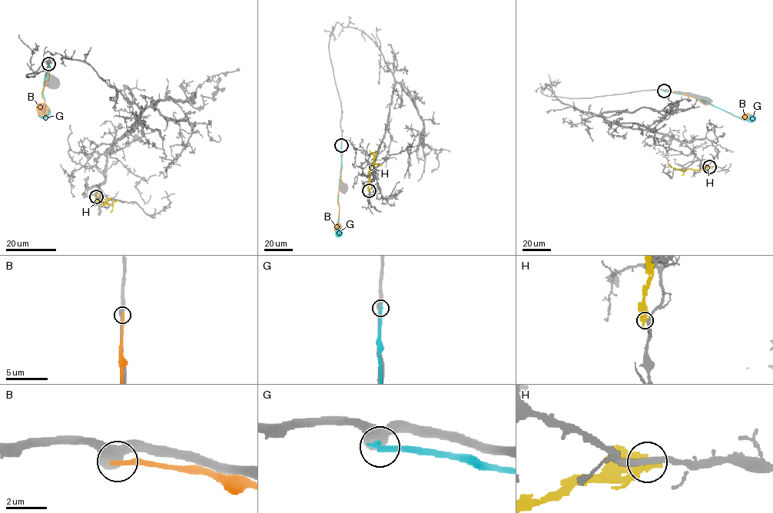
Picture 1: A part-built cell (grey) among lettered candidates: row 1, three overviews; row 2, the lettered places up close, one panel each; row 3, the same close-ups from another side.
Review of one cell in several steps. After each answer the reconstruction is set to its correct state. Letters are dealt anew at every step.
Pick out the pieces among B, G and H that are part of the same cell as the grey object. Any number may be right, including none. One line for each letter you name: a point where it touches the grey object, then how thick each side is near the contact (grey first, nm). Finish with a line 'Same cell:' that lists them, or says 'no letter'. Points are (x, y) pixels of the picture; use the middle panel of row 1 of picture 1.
Same cell: no letter

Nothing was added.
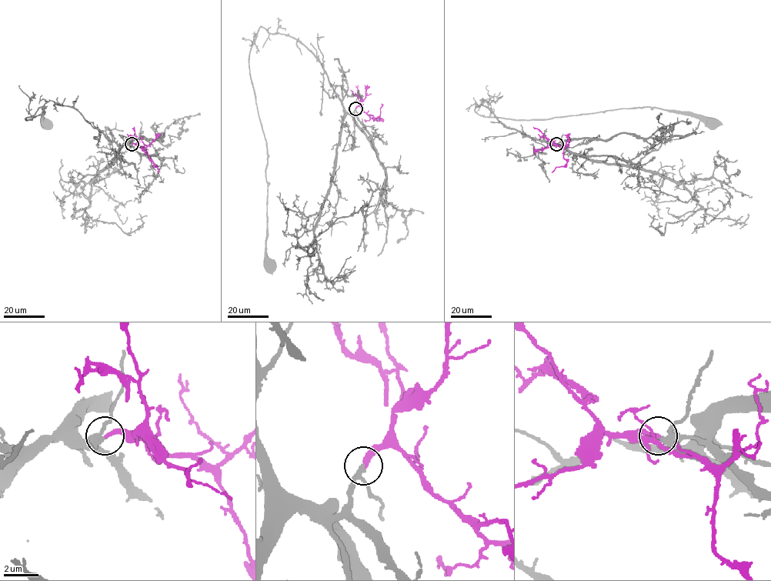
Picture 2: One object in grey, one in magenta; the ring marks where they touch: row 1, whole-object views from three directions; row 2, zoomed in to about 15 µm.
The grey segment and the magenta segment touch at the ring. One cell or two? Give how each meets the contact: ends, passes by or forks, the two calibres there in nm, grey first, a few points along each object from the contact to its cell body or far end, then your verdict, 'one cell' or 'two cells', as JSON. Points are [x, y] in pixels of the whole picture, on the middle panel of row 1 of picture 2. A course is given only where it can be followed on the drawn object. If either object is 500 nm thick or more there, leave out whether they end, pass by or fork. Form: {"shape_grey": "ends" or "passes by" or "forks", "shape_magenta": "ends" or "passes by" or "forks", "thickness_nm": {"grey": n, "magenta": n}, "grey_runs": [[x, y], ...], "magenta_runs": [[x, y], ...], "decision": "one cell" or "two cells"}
{"shape_grey": "passes by", "shape_magenta": "ends", "thickness_nm": {"grey": 220, "magenta": 260}, "grey_runs": [[355, 108], [352, 115], [345, 111], [310, 51], [260, 27], [248, 66], [266, 142], [270, 263]], "magenta_runs": [[355, 108], [359, 106], [376, 118], [382, 104]], "decision": "one cell"}

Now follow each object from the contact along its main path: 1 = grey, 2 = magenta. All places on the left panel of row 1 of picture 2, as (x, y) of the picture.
1: (131, 144), (118, 144), (74, 108), (52, 101), (25, 119), (42, 113), (44, 107), (46, 124)
2: (131, 144), (145, 149), (158, 172)

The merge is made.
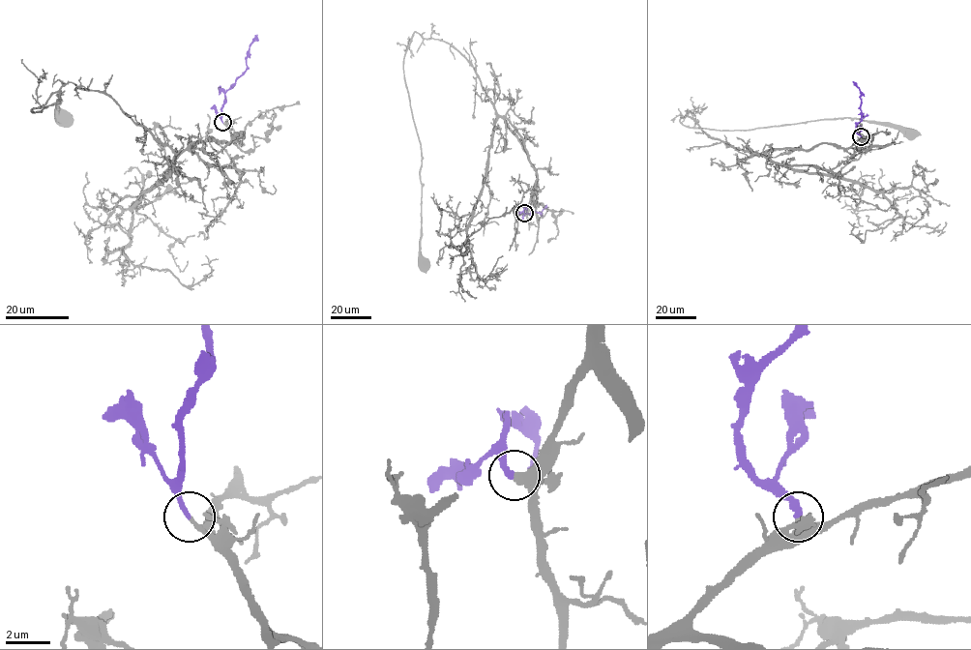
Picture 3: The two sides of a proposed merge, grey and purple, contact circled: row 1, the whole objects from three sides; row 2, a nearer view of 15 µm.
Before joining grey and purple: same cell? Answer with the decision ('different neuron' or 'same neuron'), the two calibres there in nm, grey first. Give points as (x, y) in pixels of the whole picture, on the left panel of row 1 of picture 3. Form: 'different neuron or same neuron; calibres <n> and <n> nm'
same neuron; calibres 260 and 240 nm

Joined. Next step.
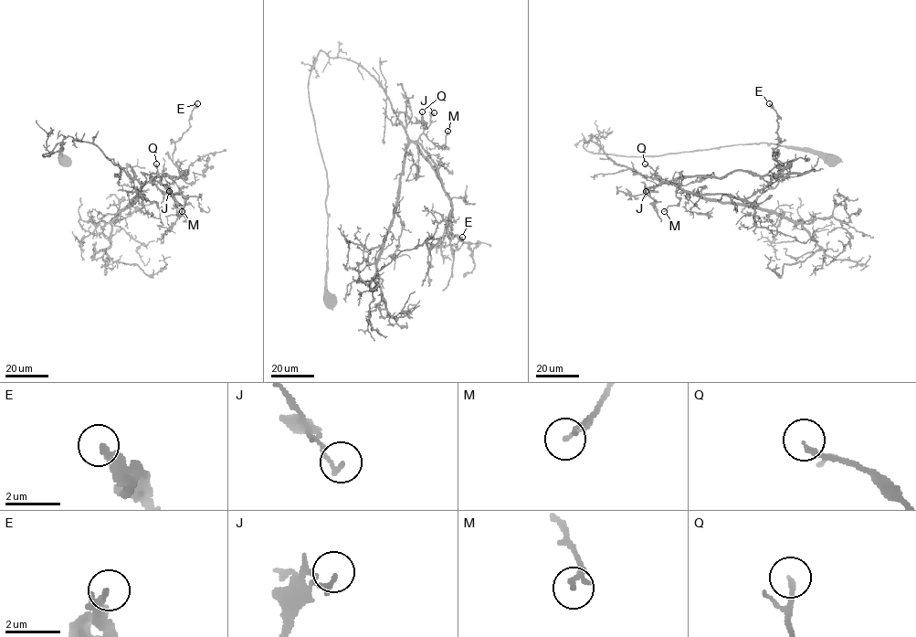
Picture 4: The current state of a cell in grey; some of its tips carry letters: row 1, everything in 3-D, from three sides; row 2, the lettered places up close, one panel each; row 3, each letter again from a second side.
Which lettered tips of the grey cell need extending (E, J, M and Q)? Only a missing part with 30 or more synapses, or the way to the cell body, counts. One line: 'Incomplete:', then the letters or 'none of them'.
Incomplete: none of them

